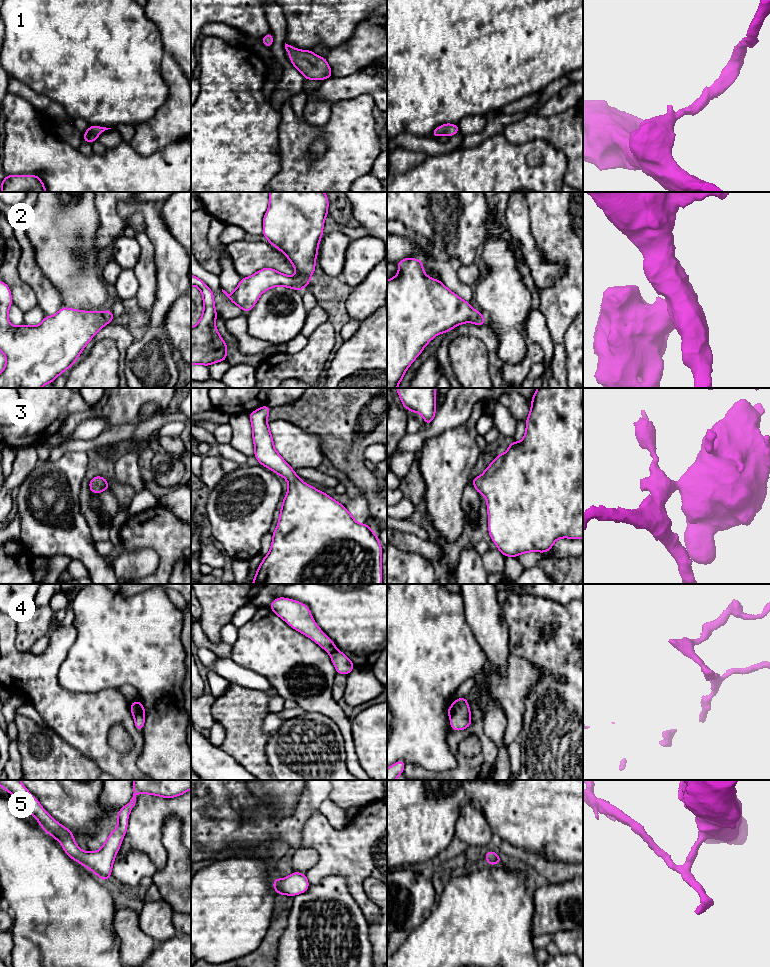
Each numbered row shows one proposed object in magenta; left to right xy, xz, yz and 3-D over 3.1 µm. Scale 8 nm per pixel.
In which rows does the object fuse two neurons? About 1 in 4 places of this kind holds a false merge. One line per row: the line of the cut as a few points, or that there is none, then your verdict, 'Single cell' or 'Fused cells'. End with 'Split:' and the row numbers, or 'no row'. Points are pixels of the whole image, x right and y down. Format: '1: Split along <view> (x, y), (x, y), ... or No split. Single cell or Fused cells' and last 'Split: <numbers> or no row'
1: No split. Single cell
2: No split. Single cell
3: No split. Single cell
4: Split along xy (136, 702), (137, 713), (134, 717). Fused cells
5: No split. Single cell
Split: 4

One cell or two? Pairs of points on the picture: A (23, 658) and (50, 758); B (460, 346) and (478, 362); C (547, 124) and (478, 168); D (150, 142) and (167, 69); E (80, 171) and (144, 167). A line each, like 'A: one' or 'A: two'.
A: two
B: one
C: two
D: one
E: one

